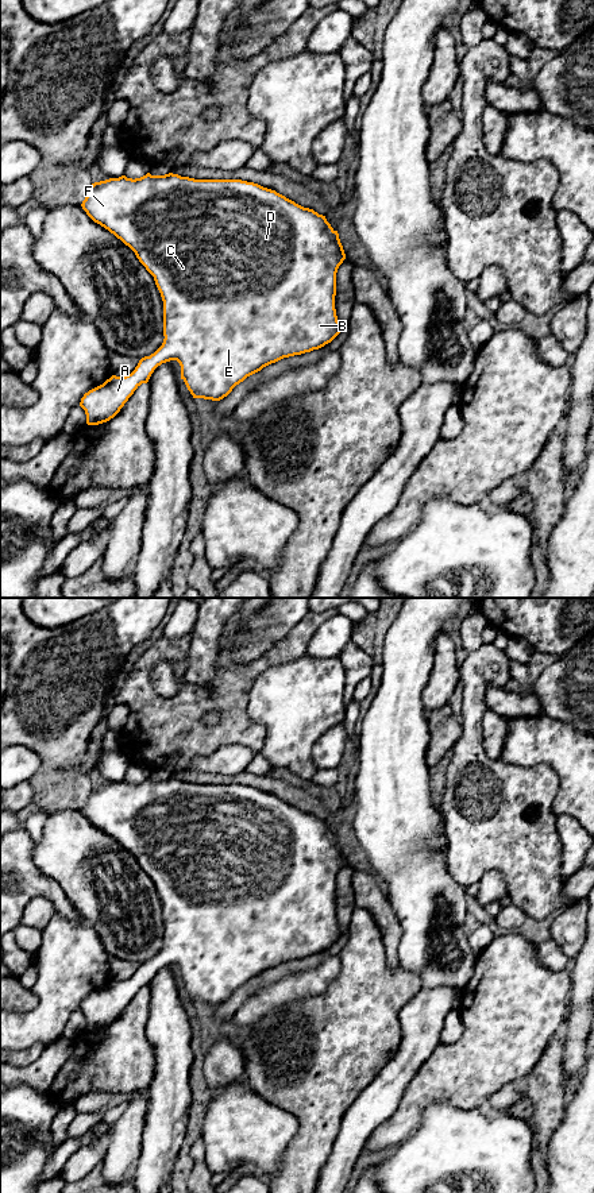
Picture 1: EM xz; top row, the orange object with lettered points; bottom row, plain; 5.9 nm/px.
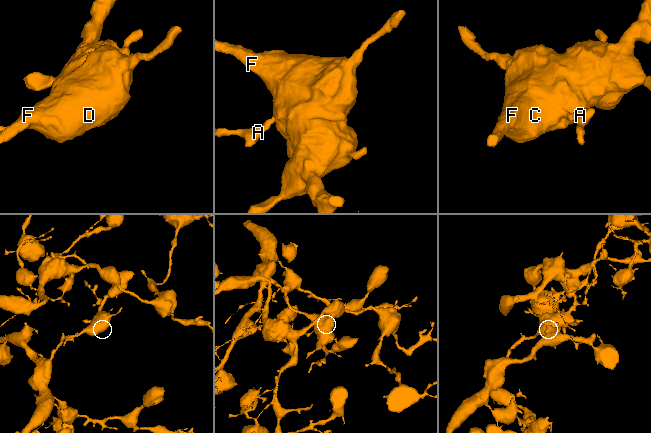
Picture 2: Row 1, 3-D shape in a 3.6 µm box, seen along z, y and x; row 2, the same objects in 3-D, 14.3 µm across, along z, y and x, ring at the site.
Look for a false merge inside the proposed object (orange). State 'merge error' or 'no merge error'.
no merge error

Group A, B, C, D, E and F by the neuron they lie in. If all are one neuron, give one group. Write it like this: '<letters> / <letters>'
A B C D E F

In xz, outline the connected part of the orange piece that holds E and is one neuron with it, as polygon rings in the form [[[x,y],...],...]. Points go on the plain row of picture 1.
[[[147,777],[146,780],[135,784],[122,780],[119,783],[109,783],[92,788],[81,811],[94,827],[108,834],[128,850],[135,857],[139,866],[154,881],[163,906],[165,941],[162,950],[150,961],[142,962],[131,978],[126,981],[112,980],[103,989],[84,999],[80,1011],[85,1015],[88,1030],[99,1030],[113,1023],[134,996],[142,988],[147,988],[154,974],[162,968],[170,965],[177,965],[180,968],[181,984],[185,987],[193,1003],[220,1005],[227,1001],[236,989],[243,987],[247,981],[261,976],[263,972],[284,962],[319,954],[331,947],[343,935],[338,926],[335,914],[336,877],[346,864],[339,838],[331,831],[325,821],[296,808],[275,795],[242,784],[194,784],[173,777],[165,780],[151,780]]]

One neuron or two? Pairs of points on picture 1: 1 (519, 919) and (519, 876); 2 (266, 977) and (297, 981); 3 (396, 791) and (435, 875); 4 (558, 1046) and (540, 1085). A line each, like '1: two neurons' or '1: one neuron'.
1: two neurons
2: two neurons
3: one neuron
4: one neuron

